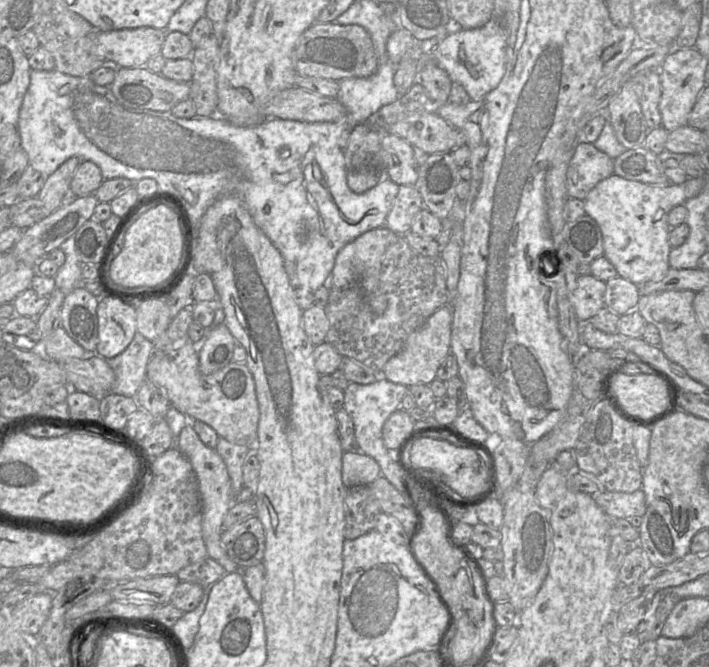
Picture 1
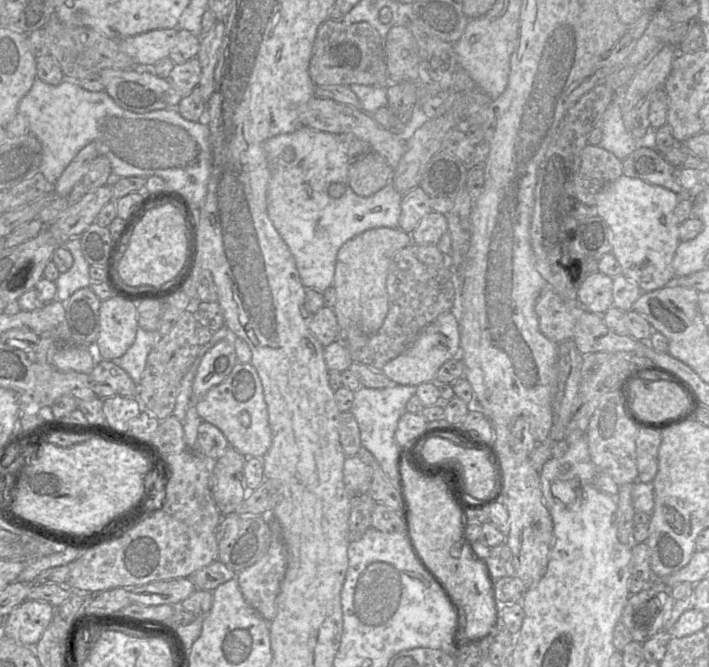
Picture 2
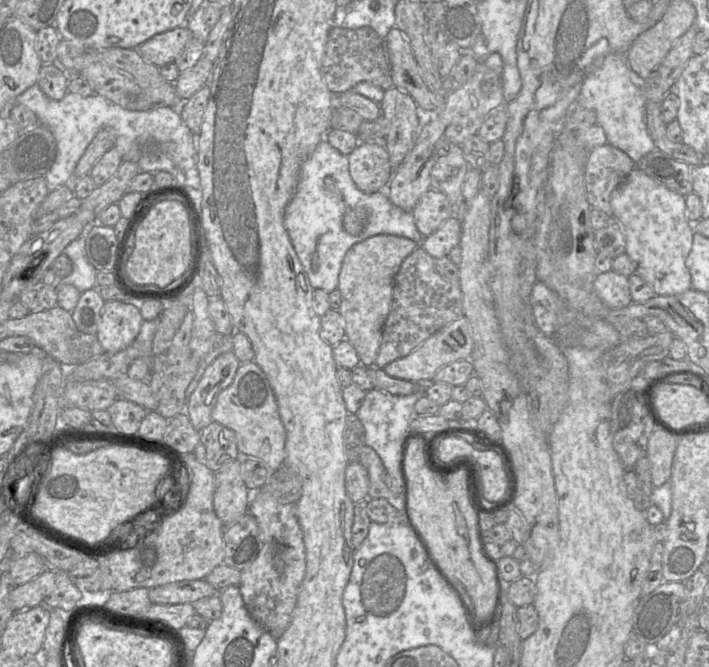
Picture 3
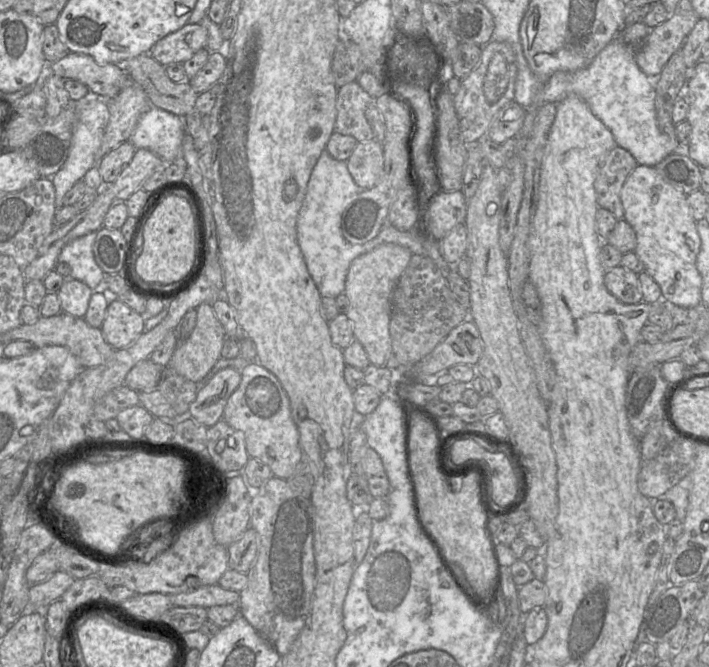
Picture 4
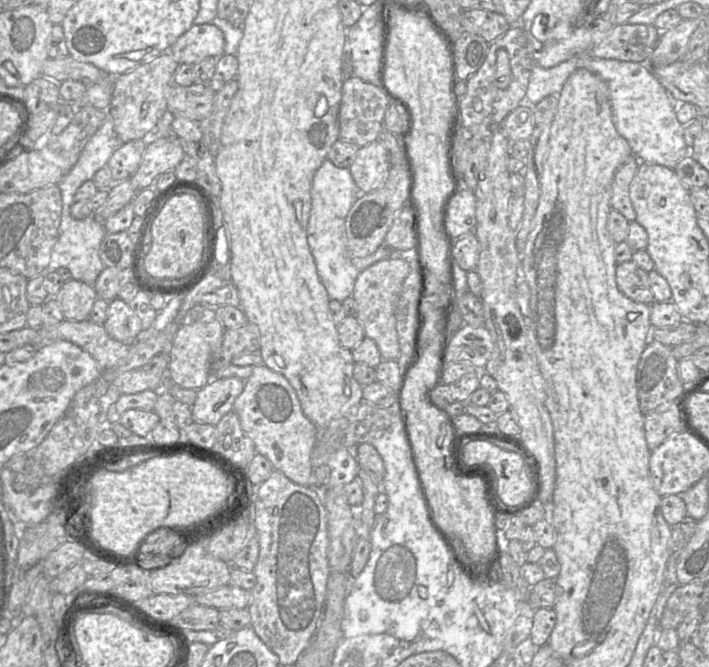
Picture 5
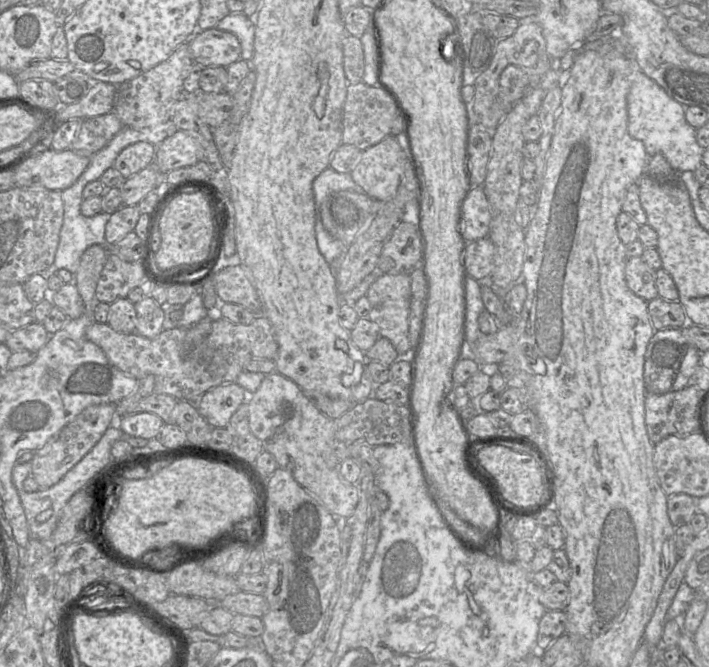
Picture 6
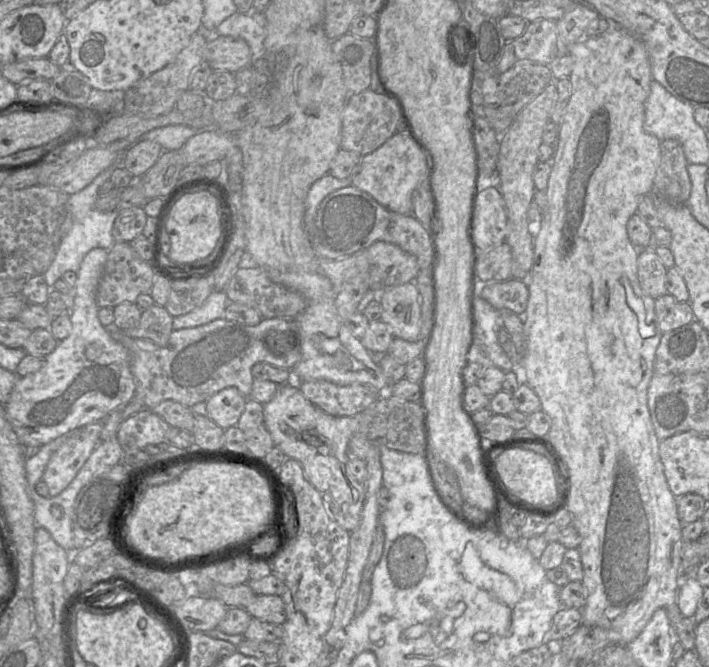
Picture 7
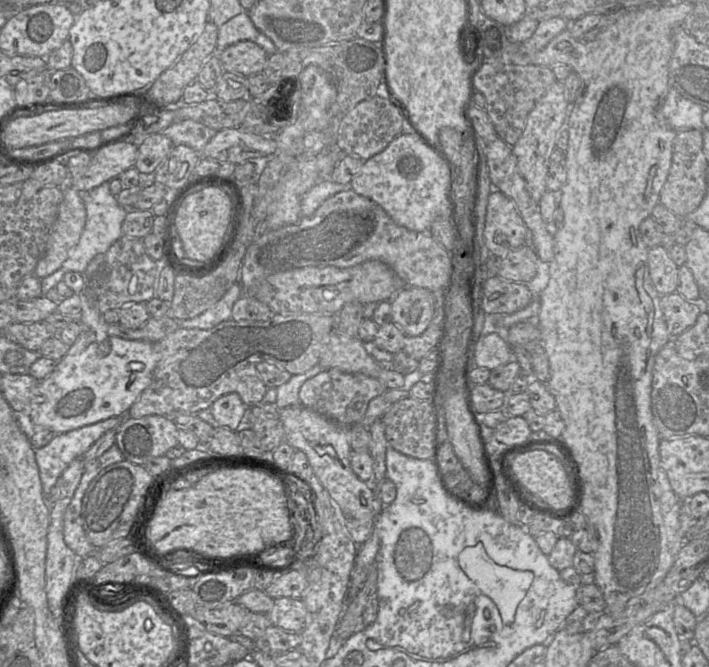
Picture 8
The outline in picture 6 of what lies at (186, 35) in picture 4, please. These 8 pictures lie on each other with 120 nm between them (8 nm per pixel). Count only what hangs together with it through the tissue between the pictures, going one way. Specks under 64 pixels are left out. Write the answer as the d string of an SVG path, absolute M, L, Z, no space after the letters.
M196 24L195 34L188 43L194 62L204 67L228 67L242 59L240 41L228 31L217 28L200 31Z

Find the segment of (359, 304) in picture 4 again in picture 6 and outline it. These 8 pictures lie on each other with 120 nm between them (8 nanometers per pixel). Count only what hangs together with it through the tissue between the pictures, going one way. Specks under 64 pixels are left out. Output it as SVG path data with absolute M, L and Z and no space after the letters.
M409 273L380 275L370 285L365 296L371 305L369 320L378 325L380 336L388 339L399 355L408 353L410 351L408 317L411 296Z

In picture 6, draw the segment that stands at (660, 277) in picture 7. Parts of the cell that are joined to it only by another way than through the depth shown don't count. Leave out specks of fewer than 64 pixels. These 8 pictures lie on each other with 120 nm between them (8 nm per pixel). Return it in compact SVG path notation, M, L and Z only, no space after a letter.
M642 257L629 258L625 266L625 280L629 289L645 301L658 297L656 270Z

